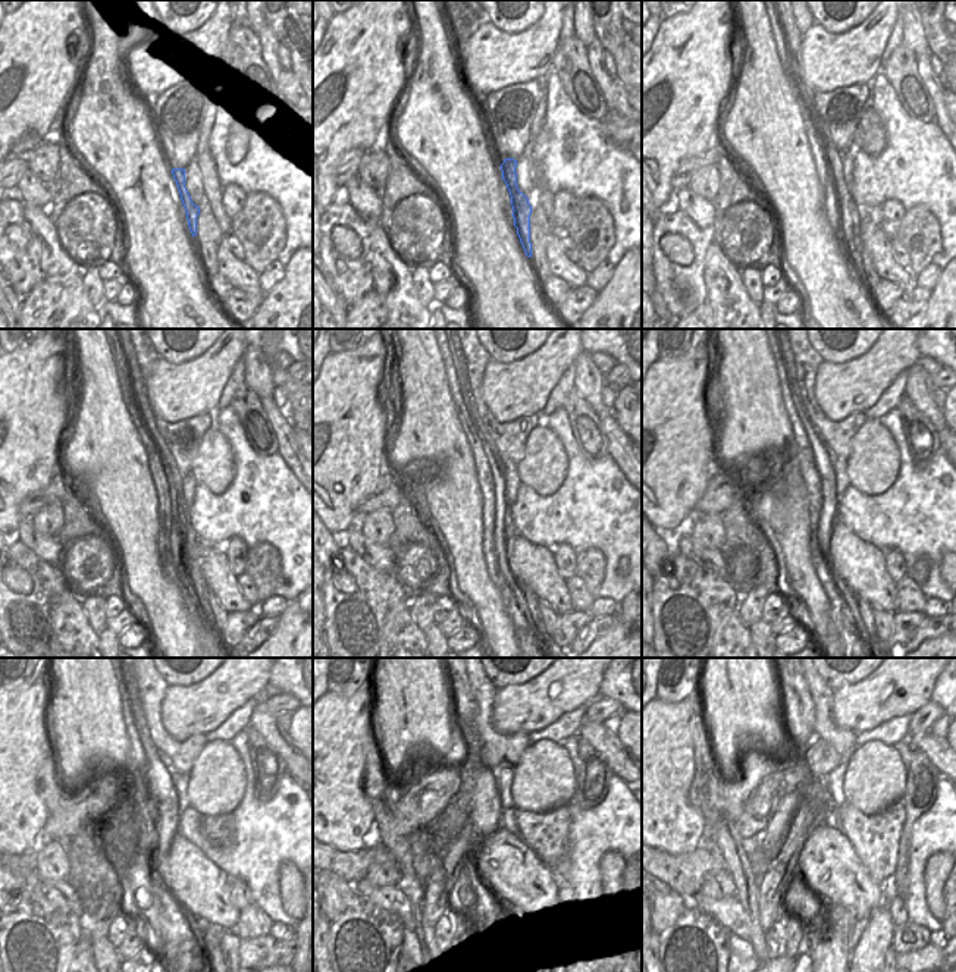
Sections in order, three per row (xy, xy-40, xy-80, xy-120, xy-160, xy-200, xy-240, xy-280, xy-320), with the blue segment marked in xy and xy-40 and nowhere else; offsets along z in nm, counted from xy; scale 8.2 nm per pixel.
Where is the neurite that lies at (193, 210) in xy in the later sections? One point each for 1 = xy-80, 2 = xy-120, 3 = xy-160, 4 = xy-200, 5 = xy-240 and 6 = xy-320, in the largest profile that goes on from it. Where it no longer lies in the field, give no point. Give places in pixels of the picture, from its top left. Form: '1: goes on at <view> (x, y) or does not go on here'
1: goes on at xy-80 (849, 218)
2: goes on at xy-120 (191, 554)
3: goes on at xy-160 (532, 599)
4: goes on at xy-200 (865, 608)
5: goes on at xy-240 (213, 933)
6: goes on at xy-320 (859, 925)

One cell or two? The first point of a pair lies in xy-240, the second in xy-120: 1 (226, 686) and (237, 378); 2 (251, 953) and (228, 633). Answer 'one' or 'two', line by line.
1: two
2: one

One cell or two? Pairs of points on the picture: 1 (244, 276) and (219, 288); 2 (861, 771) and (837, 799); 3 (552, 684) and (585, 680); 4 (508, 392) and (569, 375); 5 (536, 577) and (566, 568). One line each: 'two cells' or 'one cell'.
1: two cells
2: two cells
3: one cell
4: two cells
5: two cells

